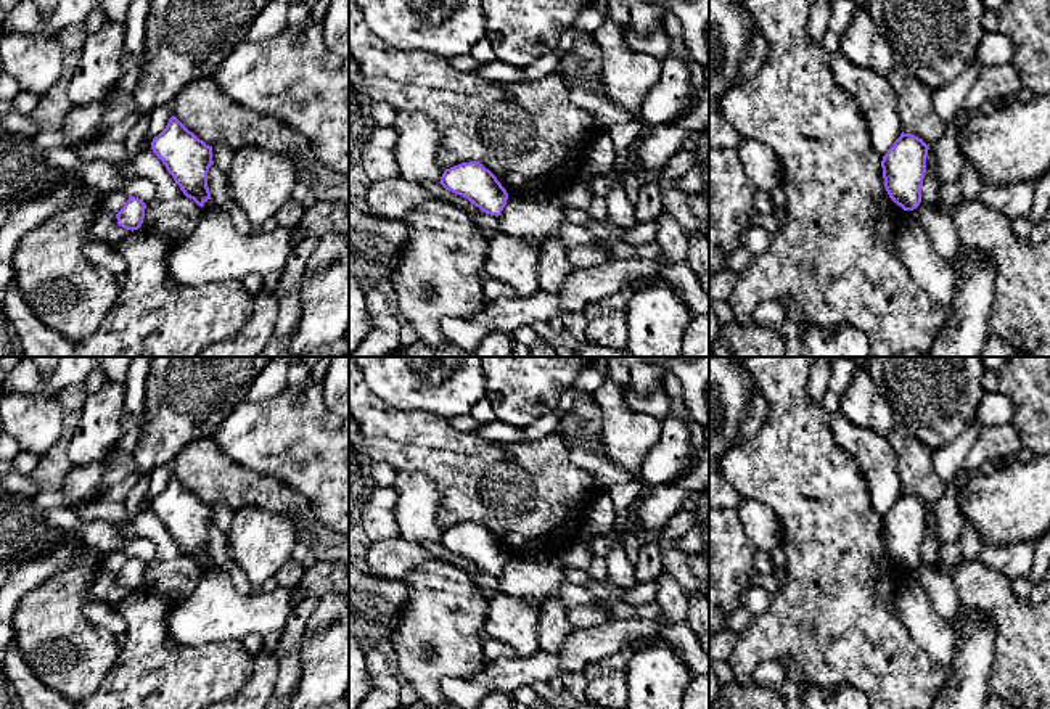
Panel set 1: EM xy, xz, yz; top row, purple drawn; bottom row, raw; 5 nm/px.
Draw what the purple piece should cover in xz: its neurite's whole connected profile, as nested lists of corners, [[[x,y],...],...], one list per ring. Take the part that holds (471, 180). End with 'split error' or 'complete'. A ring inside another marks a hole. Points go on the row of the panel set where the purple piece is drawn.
[[[476,161],[445,169],[439,183],[495,217],[502,214],[508,199],[508,193],[497,177]]] | complete

